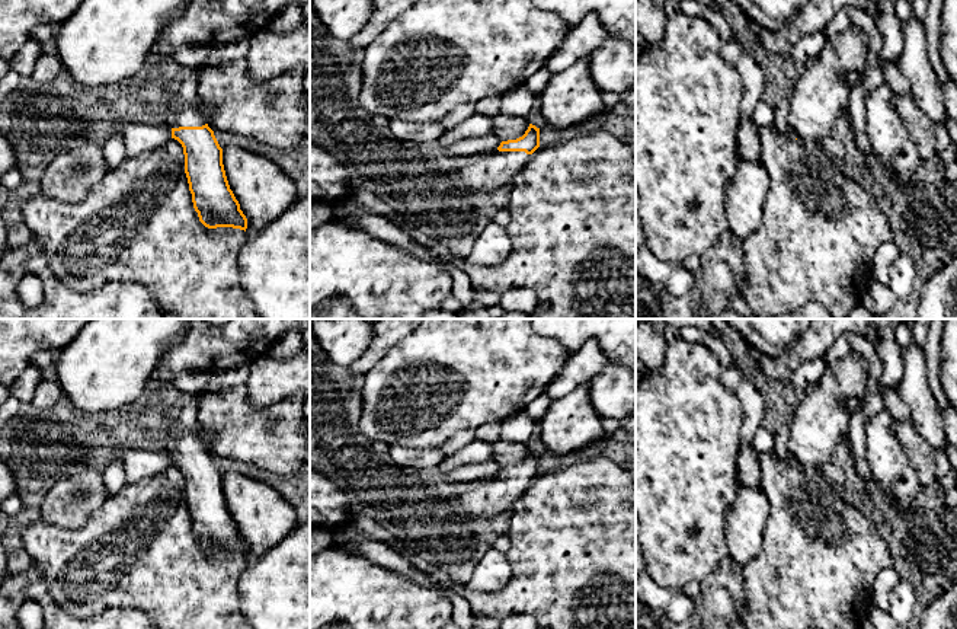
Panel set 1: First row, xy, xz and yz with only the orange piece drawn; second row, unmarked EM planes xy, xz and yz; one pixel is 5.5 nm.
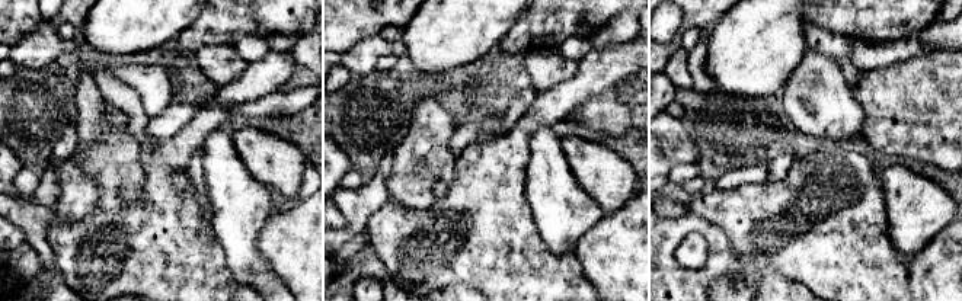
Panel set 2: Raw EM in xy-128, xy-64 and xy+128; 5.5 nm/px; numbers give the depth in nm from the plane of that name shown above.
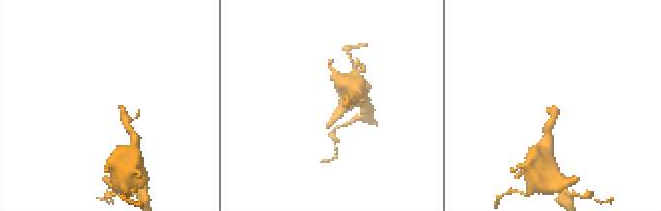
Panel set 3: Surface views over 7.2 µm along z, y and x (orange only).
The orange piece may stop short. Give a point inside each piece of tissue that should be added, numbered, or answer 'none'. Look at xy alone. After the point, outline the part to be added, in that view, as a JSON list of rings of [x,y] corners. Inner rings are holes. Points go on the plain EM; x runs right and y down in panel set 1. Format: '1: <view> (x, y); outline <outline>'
1: xy (160, 437); outline [[[145,405],[145,411],[137,422],[140,434],[148,441],[148,448],[156,451],[202,453],[207,450],[196,431],[173,435],[173,422],[166,425],[161,421],[163,408],[160,405]]]

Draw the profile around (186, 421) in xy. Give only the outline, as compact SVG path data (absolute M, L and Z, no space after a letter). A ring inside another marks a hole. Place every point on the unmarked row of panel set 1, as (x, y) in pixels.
M198 395L185 406L180 415L173 422L173 437L182 432L199 430L198 422Z

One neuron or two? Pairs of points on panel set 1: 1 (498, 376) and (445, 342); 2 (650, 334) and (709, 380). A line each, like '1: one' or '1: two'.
1: one
2: two

